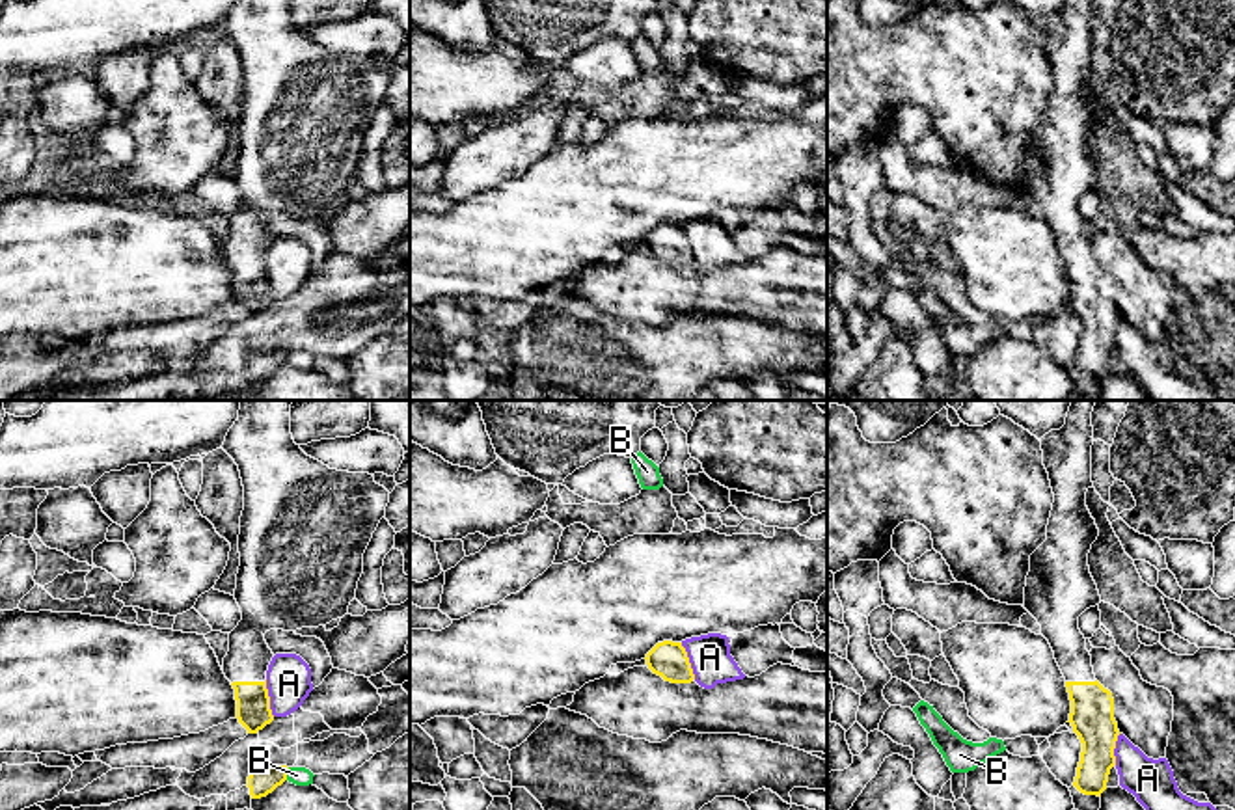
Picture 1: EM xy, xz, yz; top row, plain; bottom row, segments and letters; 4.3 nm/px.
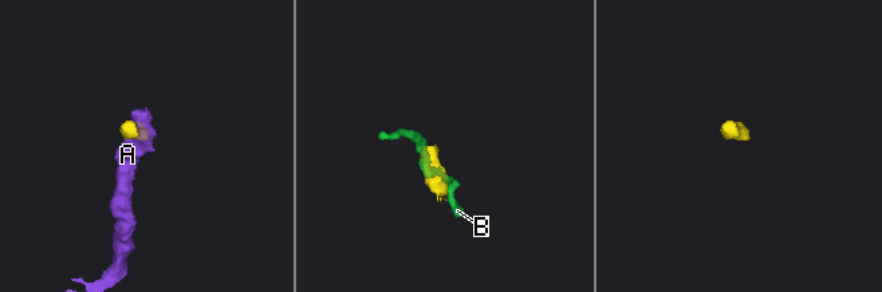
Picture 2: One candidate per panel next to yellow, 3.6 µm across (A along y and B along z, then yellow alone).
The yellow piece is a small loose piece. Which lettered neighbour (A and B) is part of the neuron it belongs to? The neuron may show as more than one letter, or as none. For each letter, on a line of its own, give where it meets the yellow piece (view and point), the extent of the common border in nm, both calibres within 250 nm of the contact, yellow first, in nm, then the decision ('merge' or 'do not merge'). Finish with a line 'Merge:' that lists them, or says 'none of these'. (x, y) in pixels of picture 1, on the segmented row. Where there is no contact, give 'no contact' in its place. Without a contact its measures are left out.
A: xy (269, 699) | 170 nm | 150/190 nm | do not merge
B: xy (287, 773) | 60 nm | 120/80 nm | do not merge
Merge: none of these

